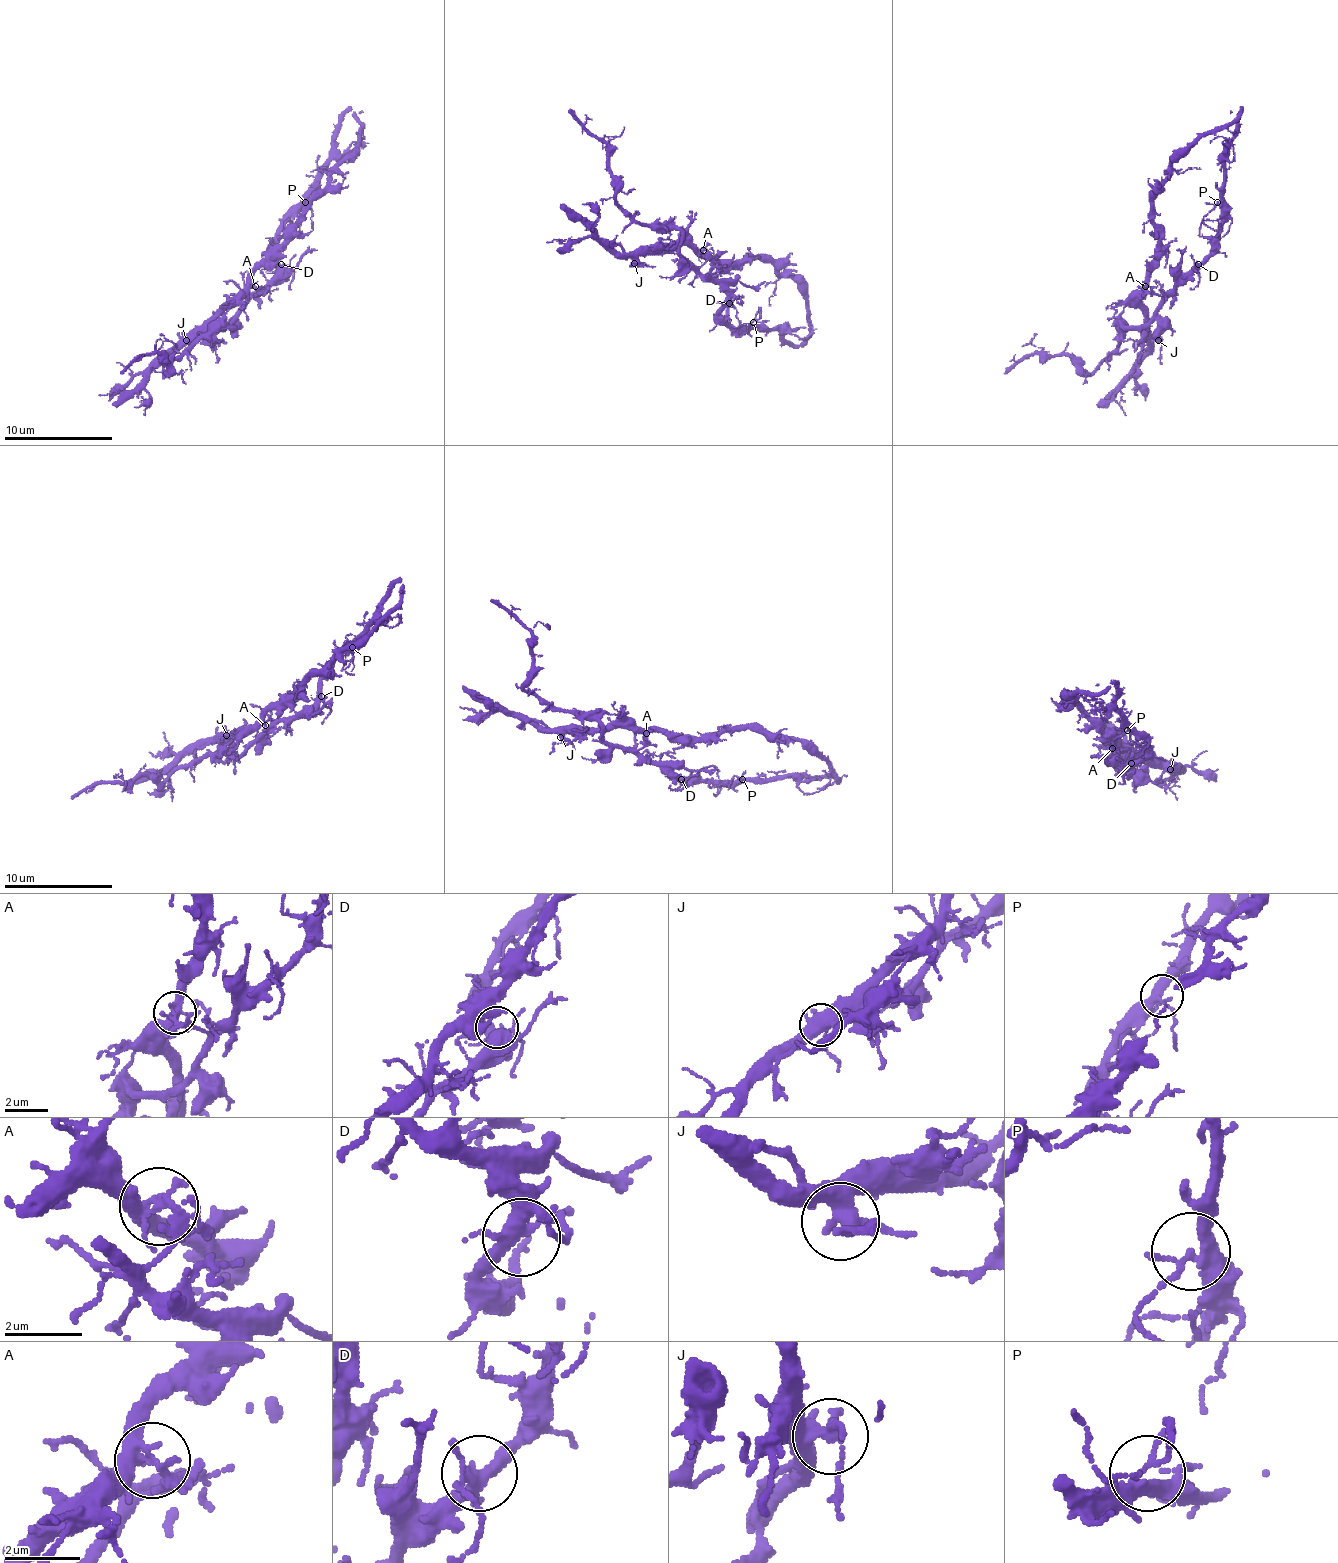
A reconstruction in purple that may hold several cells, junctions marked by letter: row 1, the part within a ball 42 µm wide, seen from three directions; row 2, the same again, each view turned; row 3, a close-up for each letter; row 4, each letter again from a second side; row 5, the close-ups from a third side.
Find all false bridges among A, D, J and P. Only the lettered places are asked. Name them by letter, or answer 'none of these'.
A

